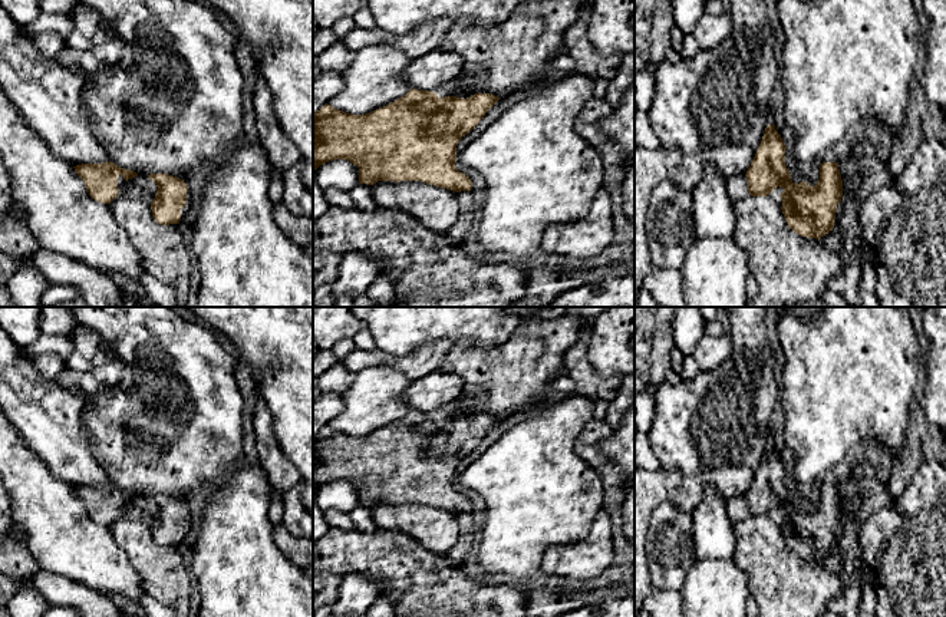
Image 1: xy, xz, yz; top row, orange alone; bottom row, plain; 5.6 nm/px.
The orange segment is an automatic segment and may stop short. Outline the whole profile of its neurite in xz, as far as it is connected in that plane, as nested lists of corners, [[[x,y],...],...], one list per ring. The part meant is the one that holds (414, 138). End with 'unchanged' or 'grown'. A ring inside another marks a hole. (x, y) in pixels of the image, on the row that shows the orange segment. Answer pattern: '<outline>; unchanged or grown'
[[[455,79],[435,92],[411,89],[398,100],[365,115],[346,113],[326,103],[313,113],[313,169],[333,159],[347,159],[359,166],[360,184],[422,181],[455,192],[471,191],[472,181],[455,166],[456,145],[498,100],[500,98],[492,93],[475,93]]]; grown

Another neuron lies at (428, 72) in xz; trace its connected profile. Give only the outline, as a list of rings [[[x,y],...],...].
[[[438,47],[412,59],[403,77],[411,89],[436,92],[439,86],[455,80],[462,69],[464,59],[459,53]]]

